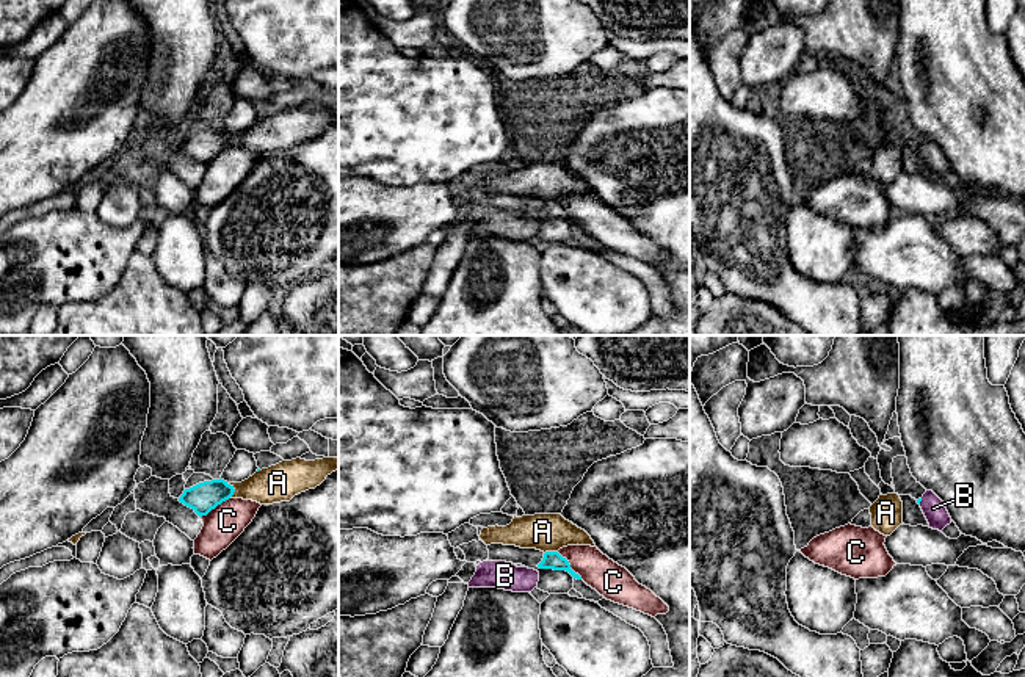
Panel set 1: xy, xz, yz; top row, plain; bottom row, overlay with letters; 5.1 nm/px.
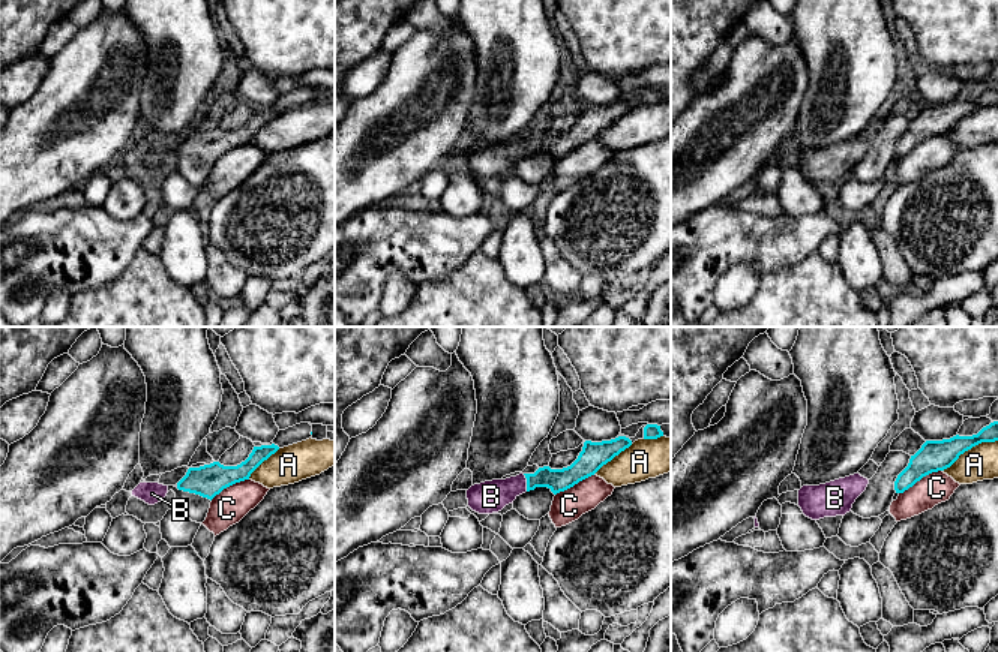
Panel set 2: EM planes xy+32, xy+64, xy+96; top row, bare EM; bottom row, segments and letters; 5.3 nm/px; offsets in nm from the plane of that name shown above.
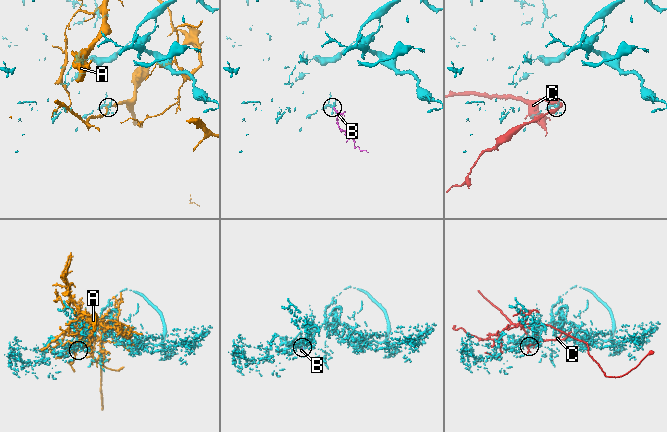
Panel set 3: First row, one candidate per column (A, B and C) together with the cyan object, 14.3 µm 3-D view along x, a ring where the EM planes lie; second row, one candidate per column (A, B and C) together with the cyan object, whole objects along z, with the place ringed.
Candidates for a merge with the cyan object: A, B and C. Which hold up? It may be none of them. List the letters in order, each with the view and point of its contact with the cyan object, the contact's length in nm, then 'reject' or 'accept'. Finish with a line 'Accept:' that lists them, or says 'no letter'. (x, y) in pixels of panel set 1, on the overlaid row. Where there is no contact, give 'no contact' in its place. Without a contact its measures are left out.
A: meets cyan in xy at (234, 489); contact 80 nm long; reject
B: meets cyan in yz at (920, 500); contact 40 nm long; accept
C: meets cyan in xz at (569, 564); contact 190 nm long; reject
Accept: B

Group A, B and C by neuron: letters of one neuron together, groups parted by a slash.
A / B / C

